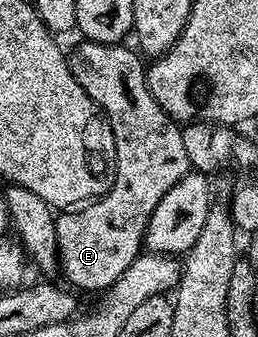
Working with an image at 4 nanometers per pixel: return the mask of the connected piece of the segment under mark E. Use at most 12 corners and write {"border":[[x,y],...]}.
{"border":[[79,41],[77,85],[113,129],[106,195],[55,220],[61,275],[105,292],[191,167],[127,45]]}

